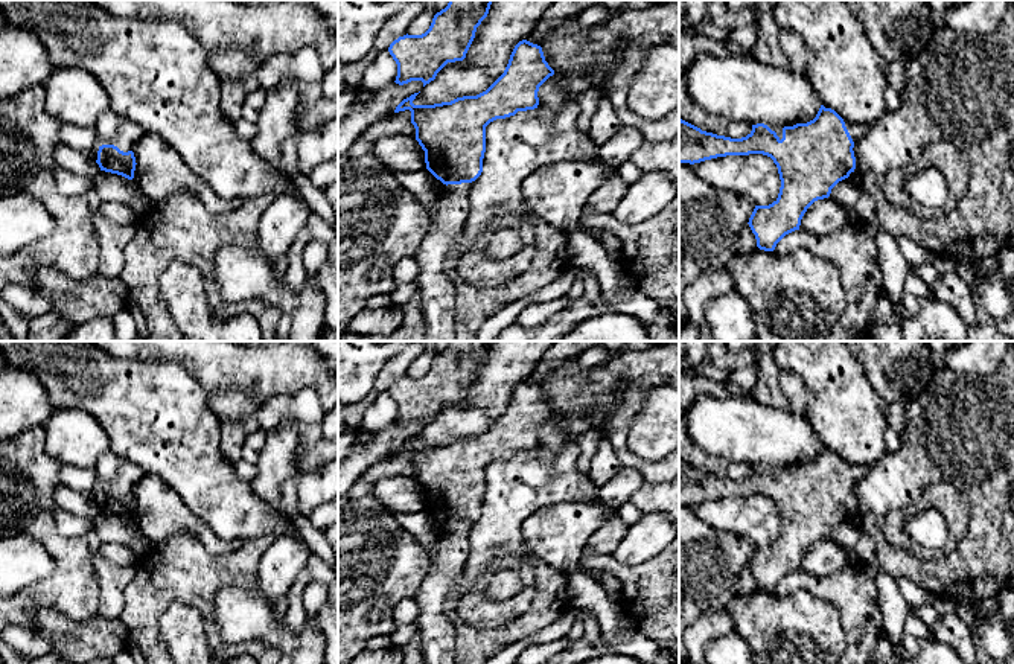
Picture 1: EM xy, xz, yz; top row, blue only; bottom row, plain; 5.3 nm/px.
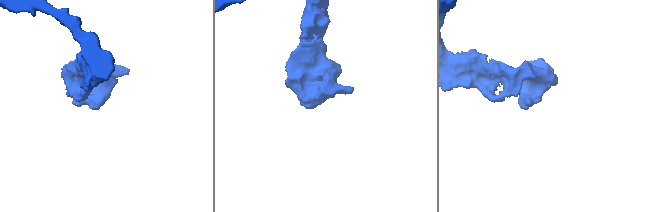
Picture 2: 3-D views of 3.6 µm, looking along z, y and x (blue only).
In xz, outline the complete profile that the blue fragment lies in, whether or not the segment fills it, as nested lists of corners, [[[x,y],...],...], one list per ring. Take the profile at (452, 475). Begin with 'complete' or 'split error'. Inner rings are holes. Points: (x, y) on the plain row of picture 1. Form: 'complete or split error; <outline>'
split error; [[[522,381],[515,387],[504,414],[486,433],[434,446],[414,446],[413,442],[419,436],[414,434],[396,448],[394,454],[411,452],[416,481],[425,492],[426,510],[440,527],[435,556],[416,595],[420,608],[417,626],[425,664],[455,664],[455,629],[445,612],[445,605],[452,602],[458,591],[458,580],[463,577],[470,551],[469,525],[483,513],[486,468],[496,460],[515,457],[518,452],[537,449],[539,428],[553,416],[554,411],[545,402],[542,388]]]

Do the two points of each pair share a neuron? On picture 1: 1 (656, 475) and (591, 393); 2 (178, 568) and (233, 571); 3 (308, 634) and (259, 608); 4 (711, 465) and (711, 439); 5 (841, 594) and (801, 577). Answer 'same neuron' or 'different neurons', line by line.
1: same neuron
2: same neuron
3: same neuron
4: different neurons
5: same neuron

